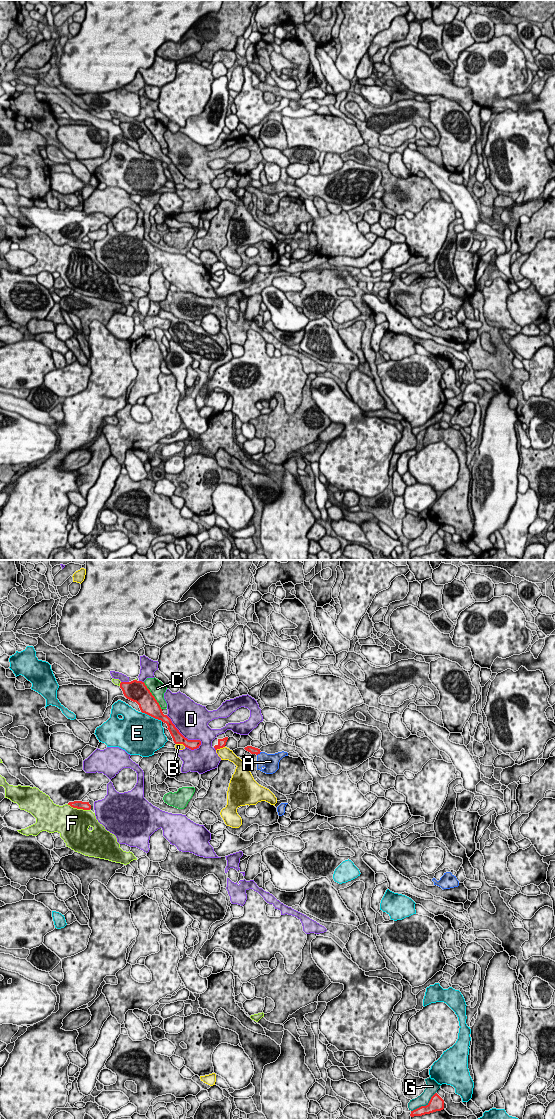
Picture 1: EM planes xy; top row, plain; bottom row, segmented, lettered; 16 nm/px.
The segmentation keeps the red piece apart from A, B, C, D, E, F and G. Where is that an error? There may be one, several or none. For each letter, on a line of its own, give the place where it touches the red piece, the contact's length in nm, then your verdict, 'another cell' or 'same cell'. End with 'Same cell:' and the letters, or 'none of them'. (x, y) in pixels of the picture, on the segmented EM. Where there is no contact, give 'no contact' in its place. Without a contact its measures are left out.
A: xy (259, 753) | 100 nm | same cell
B: xy (220, 747) | 160 nm | another cell
C: xy (153, 696) | 550 nm | another cell
D: xy (184, 737) | 750 nm | another cell
E: xy (152, 716) | 380 nm | another cell
F: xy (78, 808) | 380 nm | another cell
G: xy (424, 1106) | 500 nm | another cell
Same cell: A

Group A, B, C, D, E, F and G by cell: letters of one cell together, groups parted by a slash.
A / B / C / D / E / F / G

